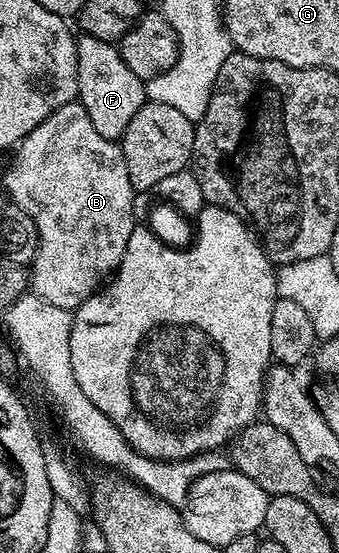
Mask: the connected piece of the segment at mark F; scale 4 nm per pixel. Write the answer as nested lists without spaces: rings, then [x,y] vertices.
[[[80,37],[75,43],[77,48],[77,101],[89,112],[93,128],[106,138],[122,139],[129,120],[147,101],[147,88],[144,79],[133,76],[129,64],[121,60],[118,45],[114,42]]]

